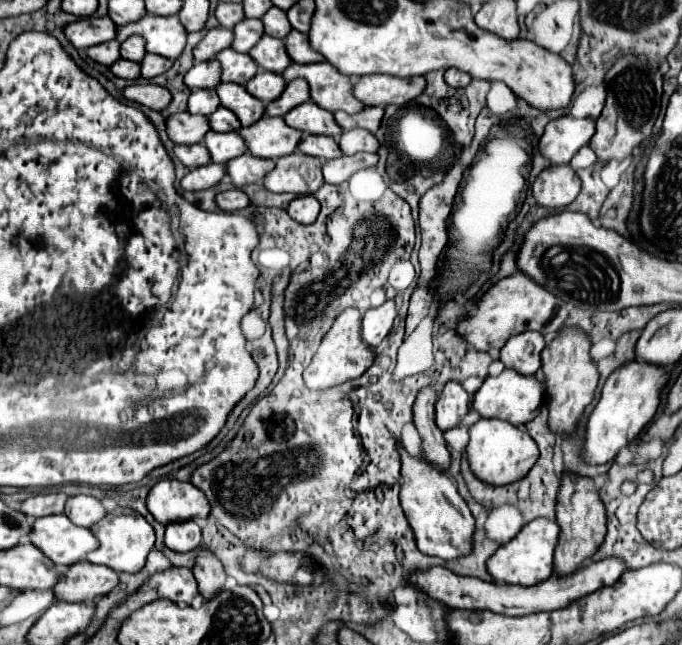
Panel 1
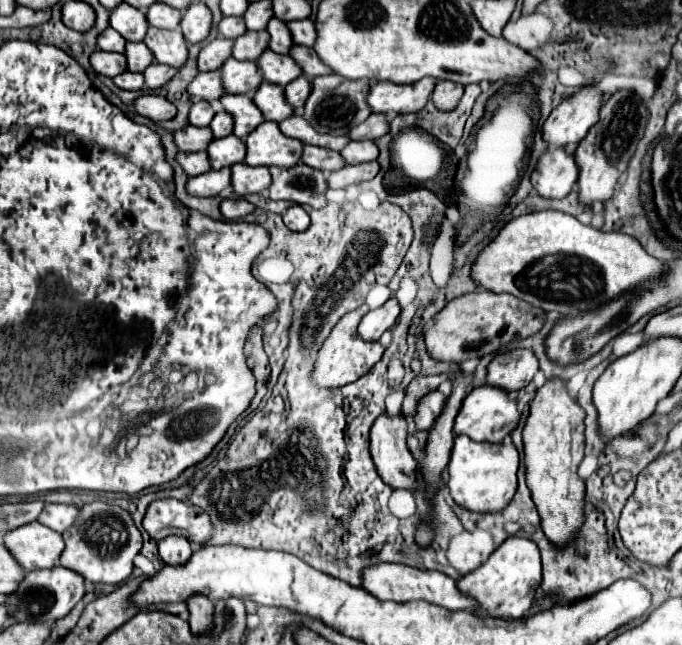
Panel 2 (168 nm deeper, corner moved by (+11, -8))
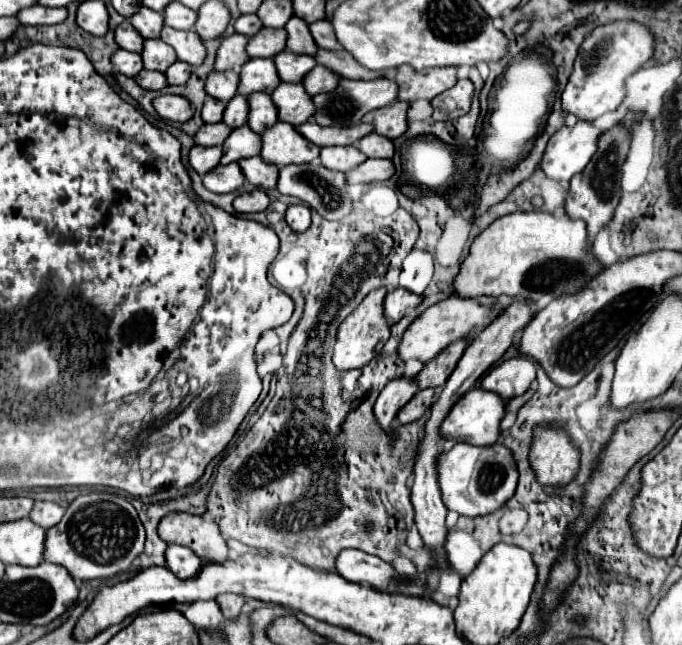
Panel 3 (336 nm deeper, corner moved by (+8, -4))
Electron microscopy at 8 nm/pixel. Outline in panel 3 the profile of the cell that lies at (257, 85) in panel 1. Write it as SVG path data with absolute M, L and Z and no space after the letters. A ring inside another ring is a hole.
M281 82L271 92L271 98L277 106L279 120L283 120L283 122L289 122L289 124L297 126L297 124L303 124L303 122L311 120L311 116L313 116L315 106L313 106L311 98L307 96L307 92L303 90L301 84Z

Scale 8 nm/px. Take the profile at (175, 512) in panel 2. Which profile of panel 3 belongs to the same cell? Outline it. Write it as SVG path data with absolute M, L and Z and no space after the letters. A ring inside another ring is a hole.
M171 512L159 522L159 538L167 544L189 546L201 562L225 562L227 544L221 538L219 526L203 516L193 516L187 512Z

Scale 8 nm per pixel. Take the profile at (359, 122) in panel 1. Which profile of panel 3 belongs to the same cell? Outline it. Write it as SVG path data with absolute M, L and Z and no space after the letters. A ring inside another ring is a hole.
M393 102L379 110L373 110L363 122L373 124L375 132L387 138L399 138L407 130L407 102Z

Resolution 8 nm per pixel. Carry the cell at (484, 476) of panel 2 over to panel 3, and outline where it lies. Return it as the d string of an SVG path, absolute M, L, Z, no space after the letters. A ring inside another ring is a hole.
M455 444L449 452L443 452L439 458L439 488L443 502L449 510L455 510L463 516L485 516L501 506L515 494L517 488L517 464L513 454L503 444L493 446L473 446L473 444Z

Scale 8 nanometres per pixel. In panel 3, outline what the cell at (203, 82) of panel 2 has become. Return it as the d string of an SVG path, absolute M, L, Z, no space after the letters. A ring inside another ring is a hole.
M213 70L209 76L207 76L207 82L205 82L205 92L215 98L215 100L221 100L221 102L229 102L235 92L237 92L237 84L239 84L239 74L237 72L217 72Z

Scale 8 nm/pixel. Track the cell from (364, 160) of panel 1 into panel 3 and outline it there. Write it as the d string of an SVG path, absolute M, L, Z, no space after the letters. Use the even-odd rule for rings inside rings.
M365 160L347 172L347 182L381 182L391 178L395 172L391 160Z

